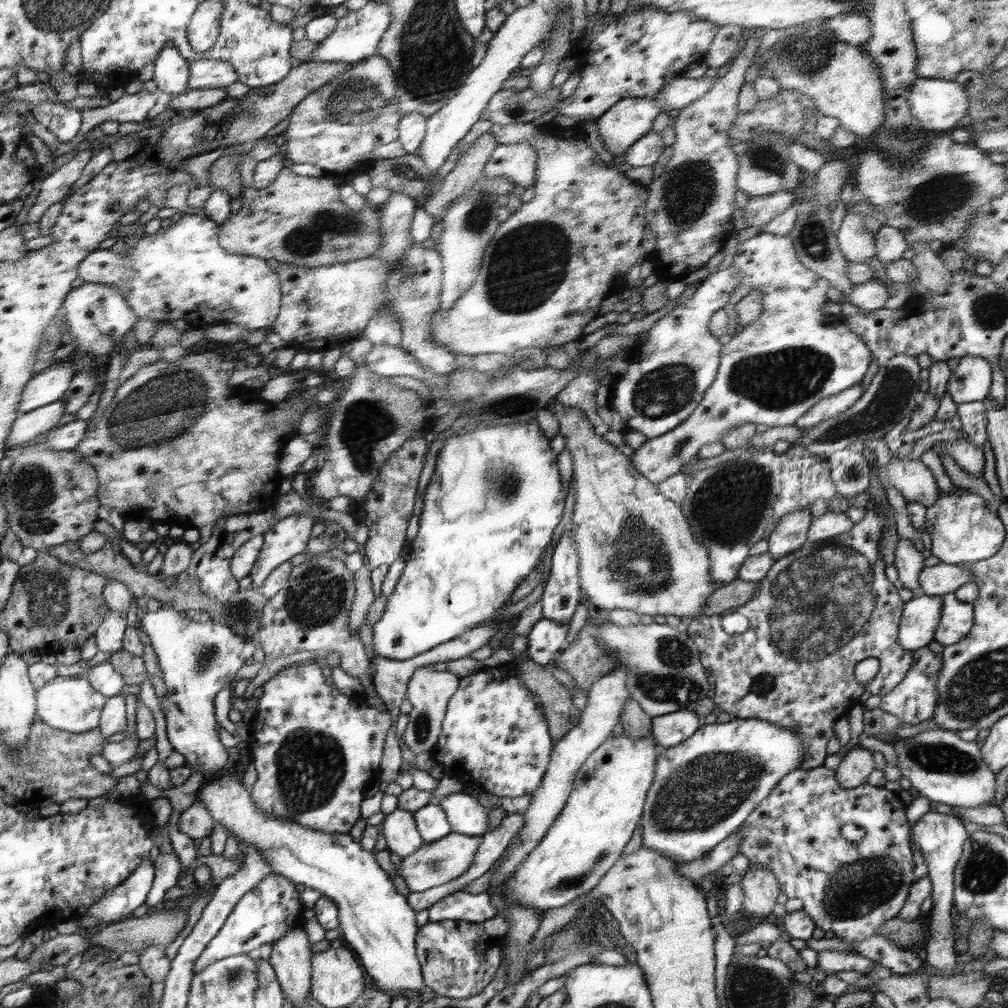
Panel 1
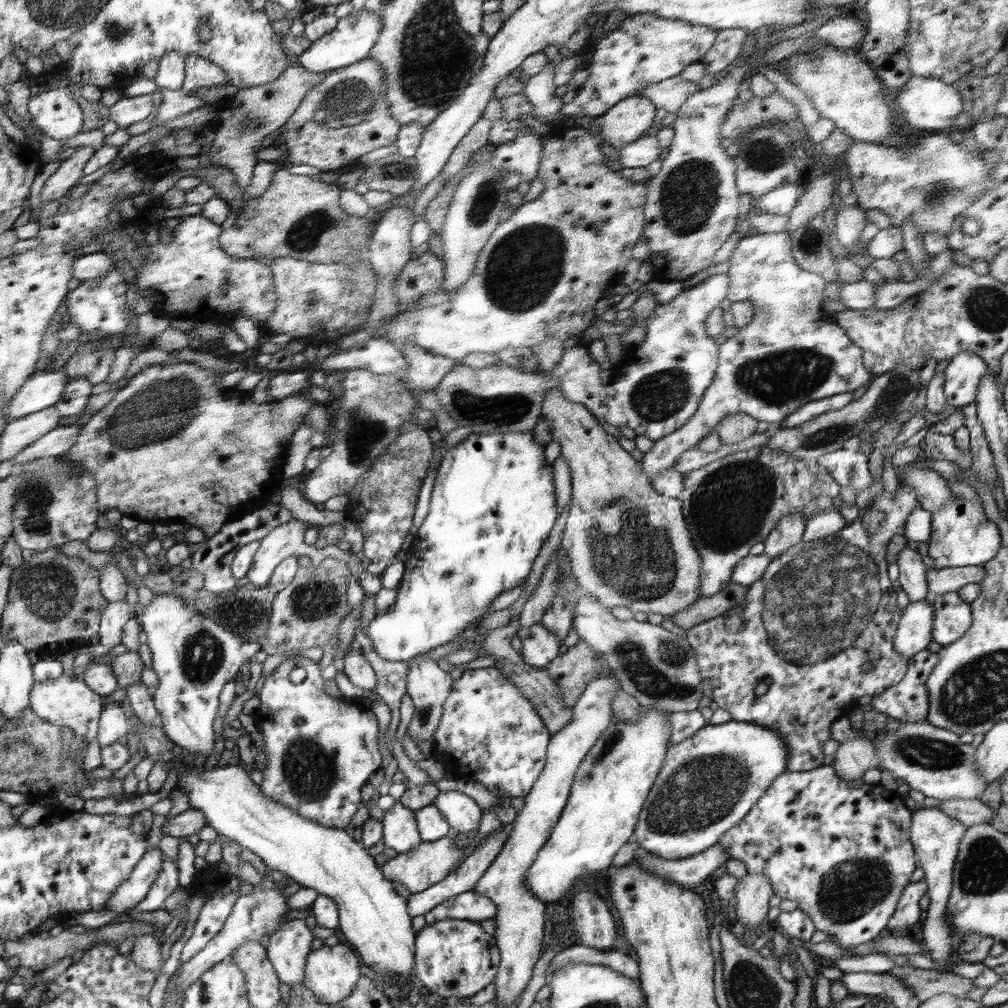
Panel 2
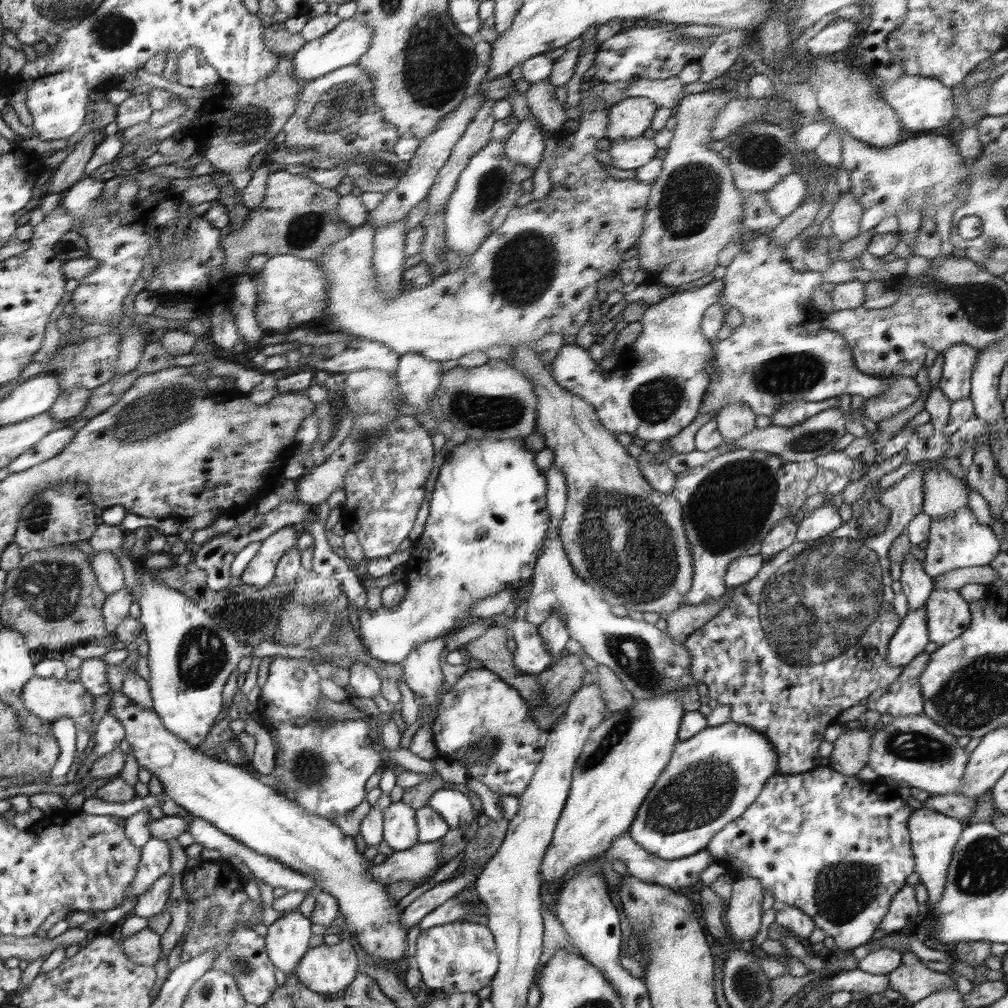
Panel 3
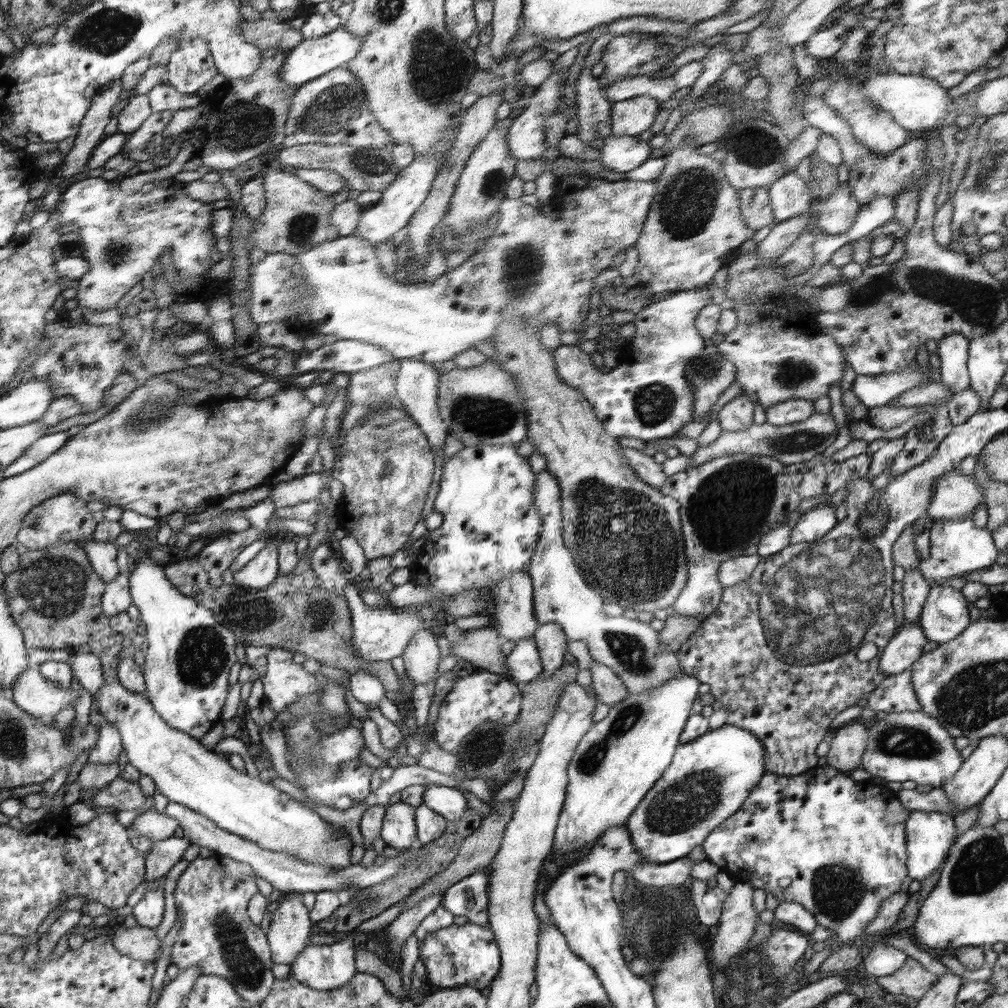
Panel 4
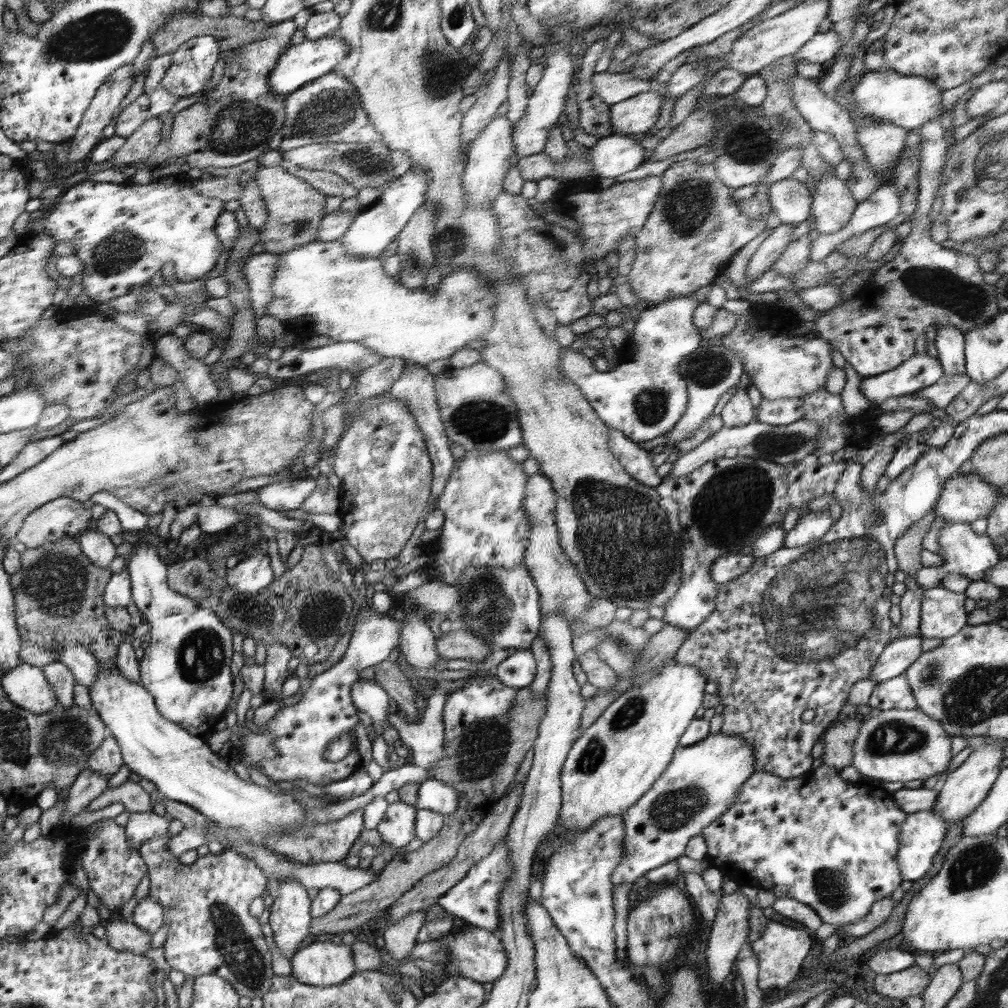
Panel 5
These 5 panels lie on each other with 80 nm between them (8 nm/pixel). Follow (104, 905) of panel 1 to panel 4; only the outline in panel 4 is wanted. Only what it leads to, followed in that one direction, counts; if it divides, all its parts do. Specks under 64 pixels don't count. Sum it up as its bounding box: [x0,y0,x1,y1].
[146,836,190,882]

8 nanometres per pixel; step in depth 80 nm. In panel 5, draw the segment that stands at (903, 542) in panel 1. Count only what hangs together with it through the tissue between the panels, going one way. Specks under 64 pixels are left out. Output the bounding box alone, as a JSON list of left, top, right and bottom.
[898,576,924,637]

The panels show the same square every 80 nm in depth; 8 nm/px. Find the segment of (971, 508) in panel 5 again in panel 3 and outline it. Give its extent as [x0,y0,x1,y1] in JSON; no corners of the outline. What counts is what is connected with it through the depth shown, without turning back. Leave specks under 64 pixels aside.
[923,468,970,519]

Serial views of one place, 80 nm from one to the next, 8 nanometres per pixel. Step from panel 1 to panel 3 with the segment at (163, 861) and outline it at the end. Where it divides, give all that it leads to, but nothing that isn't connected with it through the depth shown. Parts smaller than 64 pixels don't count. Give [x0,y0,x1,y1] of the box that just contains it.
[134,872,172,920]

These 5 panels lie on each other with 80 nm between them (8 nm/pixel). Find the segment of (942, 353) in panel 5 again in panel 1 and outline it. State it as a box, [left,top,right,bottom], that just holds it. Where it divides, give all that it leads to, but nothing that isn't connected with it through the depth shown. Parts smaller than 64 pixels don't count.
[947,355,992,404]

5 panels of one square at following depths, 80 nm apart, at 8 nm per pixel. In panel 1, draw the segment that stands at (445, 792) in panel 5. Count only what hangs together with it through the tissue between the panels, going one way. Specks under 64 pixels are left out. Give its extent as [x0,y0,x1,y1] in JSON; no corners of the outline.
[439,792,493,836]

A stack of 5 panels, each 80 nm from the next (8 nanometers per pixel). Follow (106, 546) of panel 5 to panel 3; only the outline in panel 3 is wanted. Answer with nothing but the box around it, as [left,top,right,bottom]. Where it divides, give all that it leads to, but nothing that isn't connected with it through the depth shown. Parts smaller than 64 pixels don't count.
[91,550,125,596]

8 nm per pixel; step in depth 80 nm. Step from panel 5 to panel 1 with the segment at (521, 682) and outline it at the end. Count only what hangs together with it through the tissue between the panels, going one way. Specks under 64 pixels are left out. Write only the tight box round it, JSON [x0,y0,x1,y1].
[526,618,569,666]

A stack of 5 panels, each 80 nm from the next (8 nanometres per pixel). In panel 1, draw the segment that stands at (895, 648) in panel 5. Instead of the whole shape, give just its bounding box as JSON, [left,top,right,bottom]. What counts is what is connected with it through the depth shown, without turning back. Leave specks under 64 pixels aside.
[898,594,943,652]

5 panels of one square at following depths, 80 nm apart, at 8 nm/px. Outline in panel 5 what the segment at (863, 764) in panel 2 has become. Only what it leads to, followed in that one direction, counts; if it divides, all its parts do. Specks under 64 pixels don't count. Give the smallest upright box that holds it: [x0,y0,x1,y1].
[820,717,863,769]

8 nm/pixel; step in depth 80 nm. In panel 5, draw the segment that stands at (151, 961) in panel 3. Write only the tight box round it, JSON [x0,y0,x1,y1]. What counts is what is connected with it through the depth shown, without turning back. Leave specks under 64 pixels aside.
[104,921,153,955]

